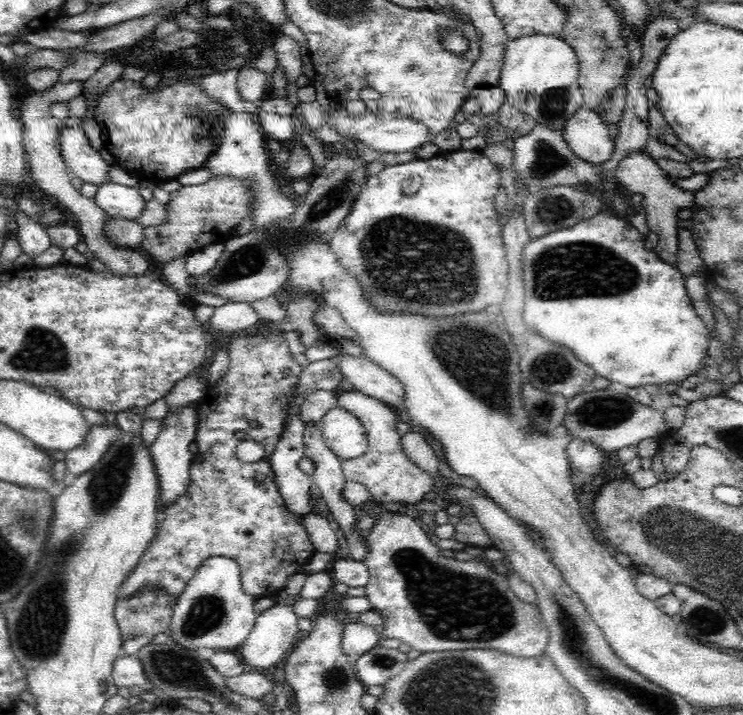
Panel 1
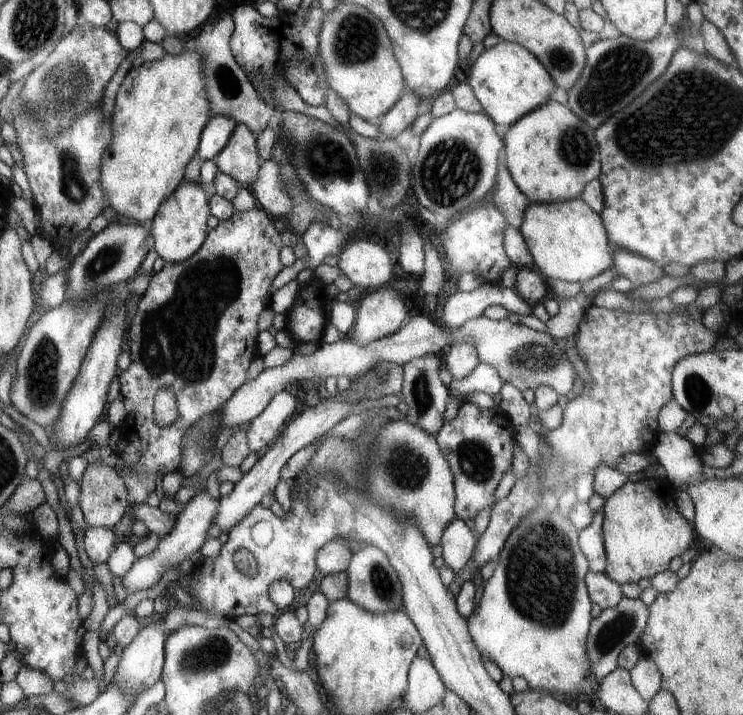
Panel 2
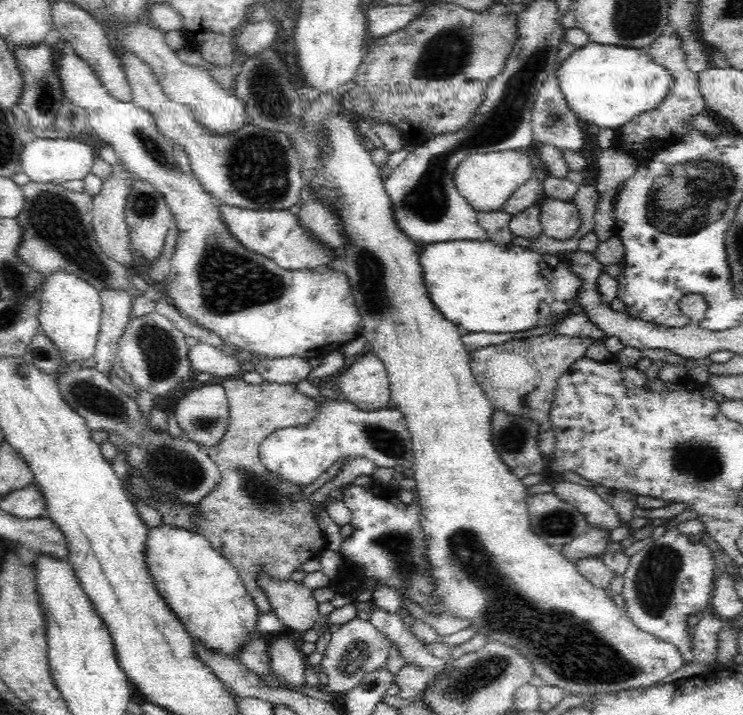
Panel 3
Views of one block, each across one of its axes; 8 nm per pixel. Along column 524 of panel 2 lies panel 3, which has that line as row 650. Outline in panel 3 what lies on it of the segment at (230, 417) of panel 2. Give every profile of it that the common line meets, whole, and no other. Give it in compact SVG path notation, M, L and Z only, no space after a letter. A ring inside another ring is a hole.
M354 618L342 624L340 630L331 634L331 639L321 660L321 675L328 693L344 693L358 686L373 670L386 664L391 649L390 640L382 635L371 622Z

